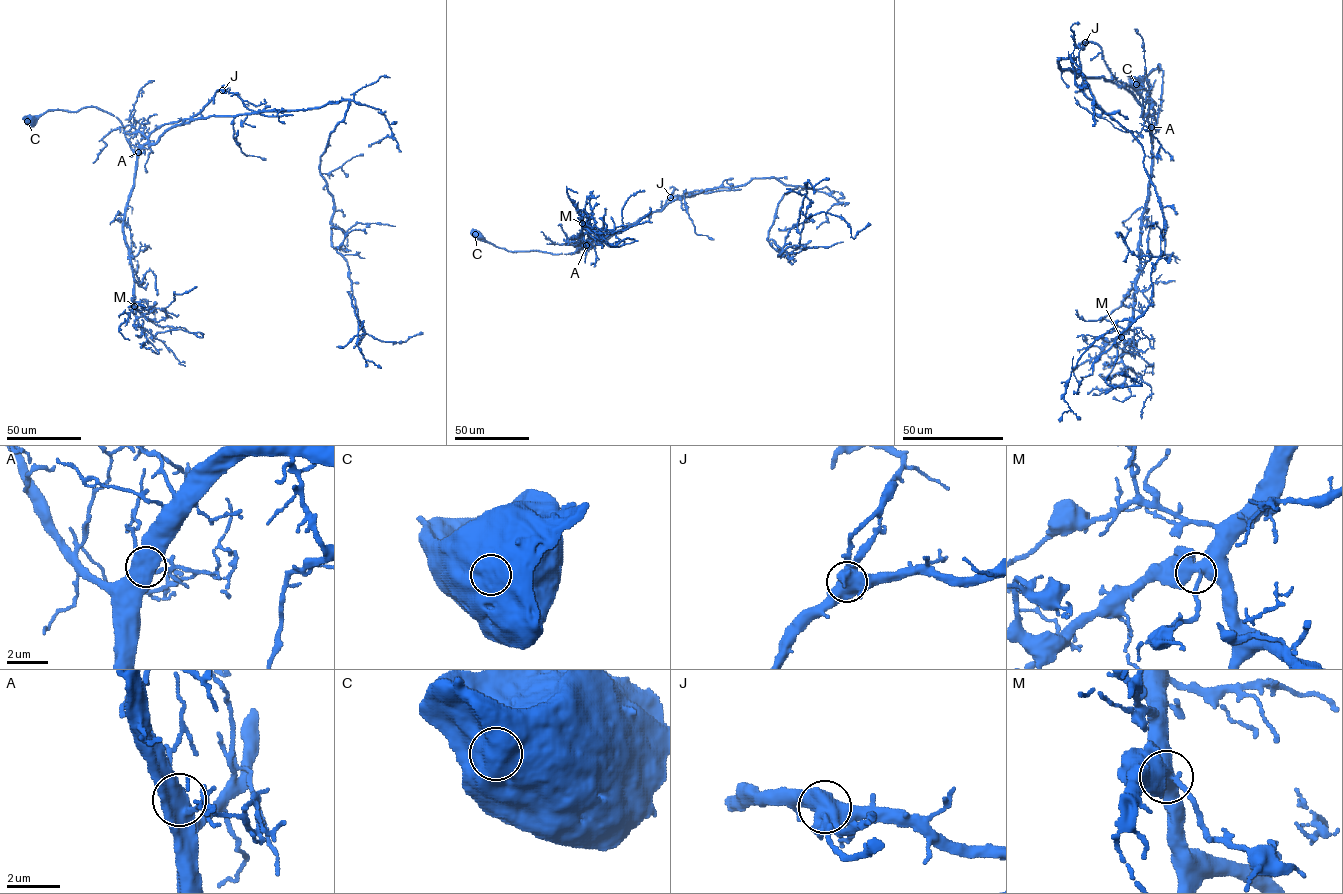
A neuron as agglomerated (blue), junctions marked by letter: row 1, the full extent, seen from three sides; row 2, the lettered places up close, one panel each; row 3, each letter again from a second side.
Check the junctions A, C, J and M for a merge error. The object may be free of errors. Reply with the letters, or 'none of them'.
none of them

